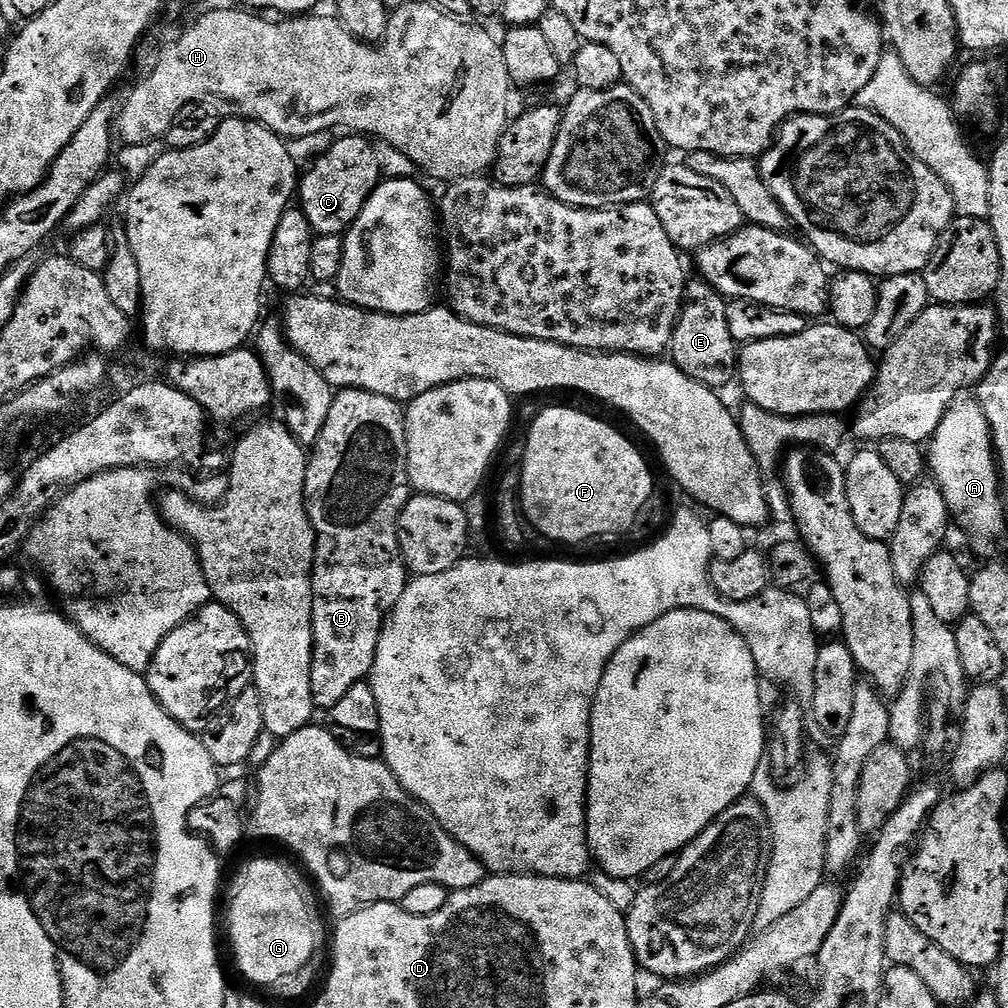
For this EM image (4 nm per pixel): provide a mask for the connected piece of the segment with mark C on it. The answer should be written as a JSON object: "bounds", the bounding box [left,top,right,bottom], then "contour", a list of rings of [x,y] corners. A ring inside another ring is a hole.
{"bounds":[298,134,382,237],"contour":[[[344,134],[336,139],[330,150],[326,150],[326,154],[314,161],[305,176],[303,173],[298,184],[298,207],[306,214],[317,237],[343,237],[358,214],[362,214],[370,194],[382,183],[380,158],[376,150],[377,145],[369,137]]]}

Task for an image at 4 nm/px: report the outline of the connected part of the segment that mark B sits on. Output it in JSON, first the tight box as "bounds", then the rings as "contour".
{"bounds":[304,388,414,710],"contour":[[[361,388],[336,392],[330,418],[310,452],[304,505],[316,531],[316,562],[312,566],[312,669],[310,690],[317,709],[331,710],[350,686],[369,679],[378,638],[392,607],[402,598],[410,573],[400,555],[399,519],[414,495],[408,477],[405,405]]]}

